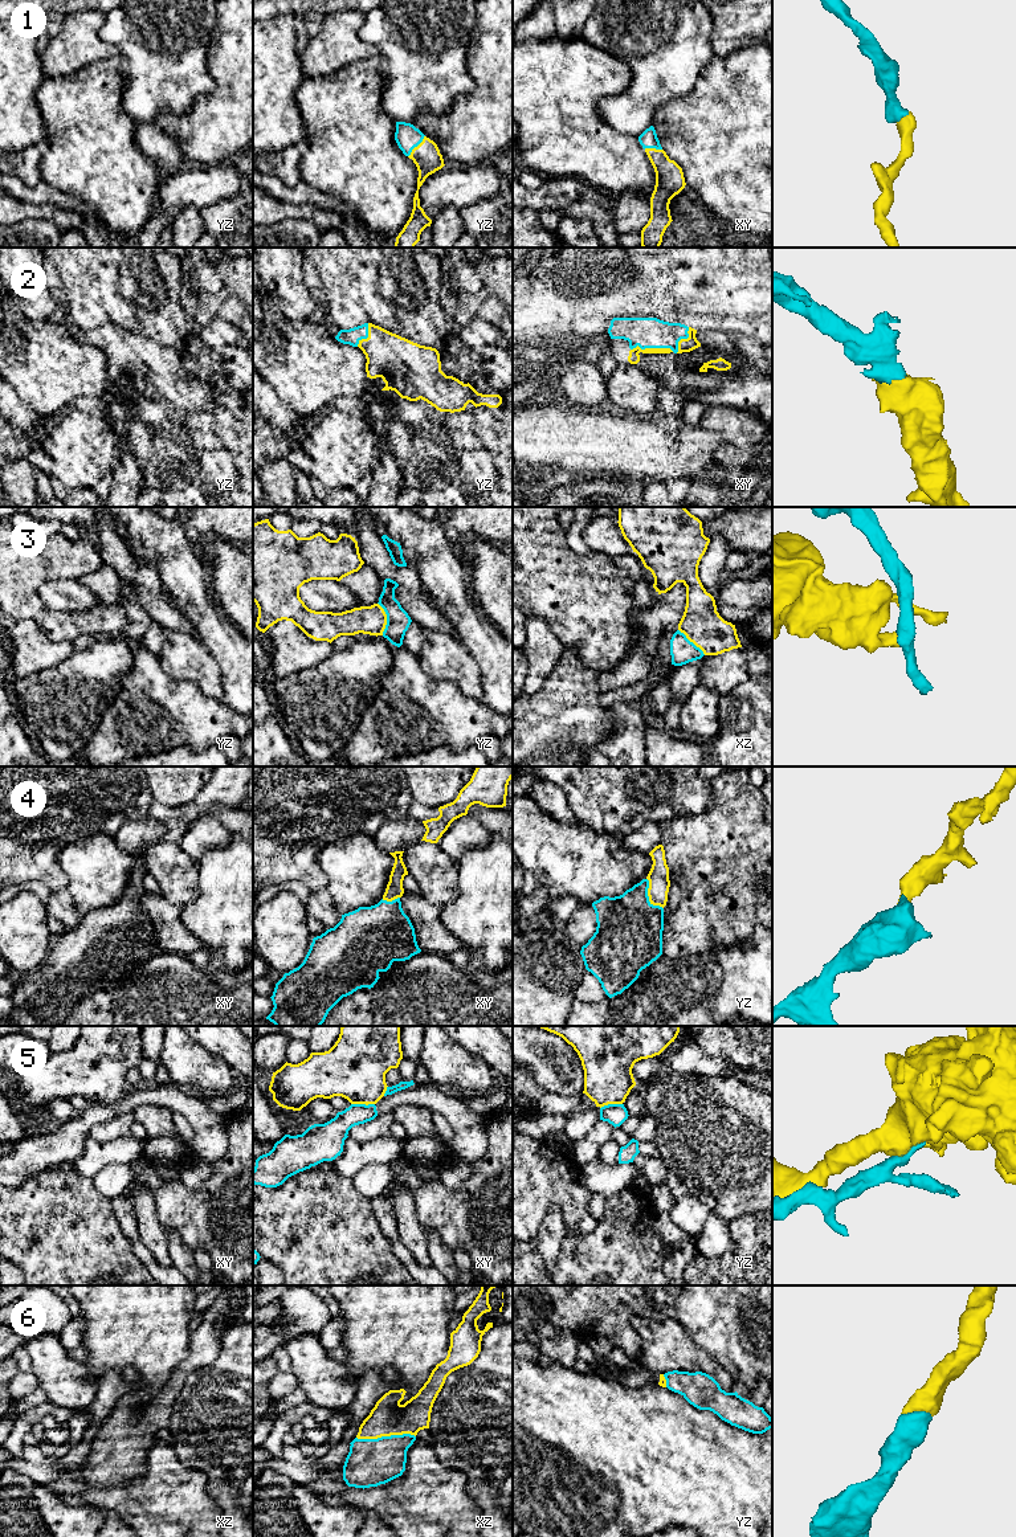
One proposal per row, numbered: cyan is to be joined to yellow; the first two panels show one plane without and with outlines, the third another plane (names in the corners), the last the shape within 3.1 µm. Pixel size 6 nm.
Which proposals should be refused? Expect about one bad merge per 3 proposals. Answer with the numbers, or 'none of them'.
3, 5

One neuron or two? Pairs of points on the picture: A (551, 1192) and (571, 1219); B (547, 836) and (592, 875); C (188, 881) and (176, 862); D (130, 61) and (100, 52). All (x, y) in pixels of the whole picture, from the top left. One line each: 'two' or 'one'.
A: one
B: one
C: one
D: two

